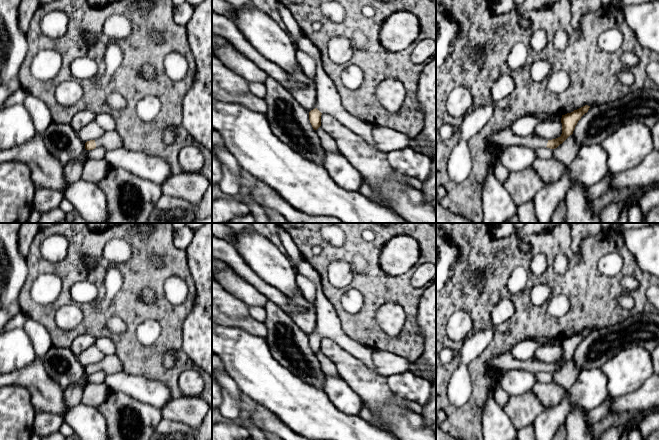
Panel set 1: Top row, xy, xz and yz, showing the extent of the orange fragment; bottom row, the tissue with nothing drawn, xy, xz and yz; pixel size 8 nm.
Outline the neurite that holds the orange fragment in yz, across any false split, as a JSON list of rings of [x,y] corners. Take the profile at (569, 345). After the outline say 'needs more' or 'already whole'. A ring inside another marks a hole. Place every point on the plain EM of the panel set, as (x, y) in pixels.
[[[585,329],[577,334],[574,334],[571,337],[562,339],[562,358],[560,361],[552,364],[543,363],[532,357],[526,361],[520,361],[515,359],[510,352],[505,352],[503,354],[494,356],[488,363],[489,368],[501,368],[504,371],[506,370],[526,370],[531,373],[547,371],[550,373],[557,372],[562,368],[570,359],[573,358],[575,350],[581,341],[588,336],[590,330]]]; needs more

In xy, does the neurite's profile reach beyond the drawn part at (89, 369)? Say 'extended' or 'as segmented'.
extended

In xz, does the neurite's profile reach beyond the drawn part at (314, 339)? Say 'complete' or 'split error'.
split error

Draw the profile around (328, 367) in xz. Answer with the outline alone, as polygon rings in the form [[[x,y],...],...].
[[[320,350],[315,354],[325,375],[339,376],[335,364]]]

